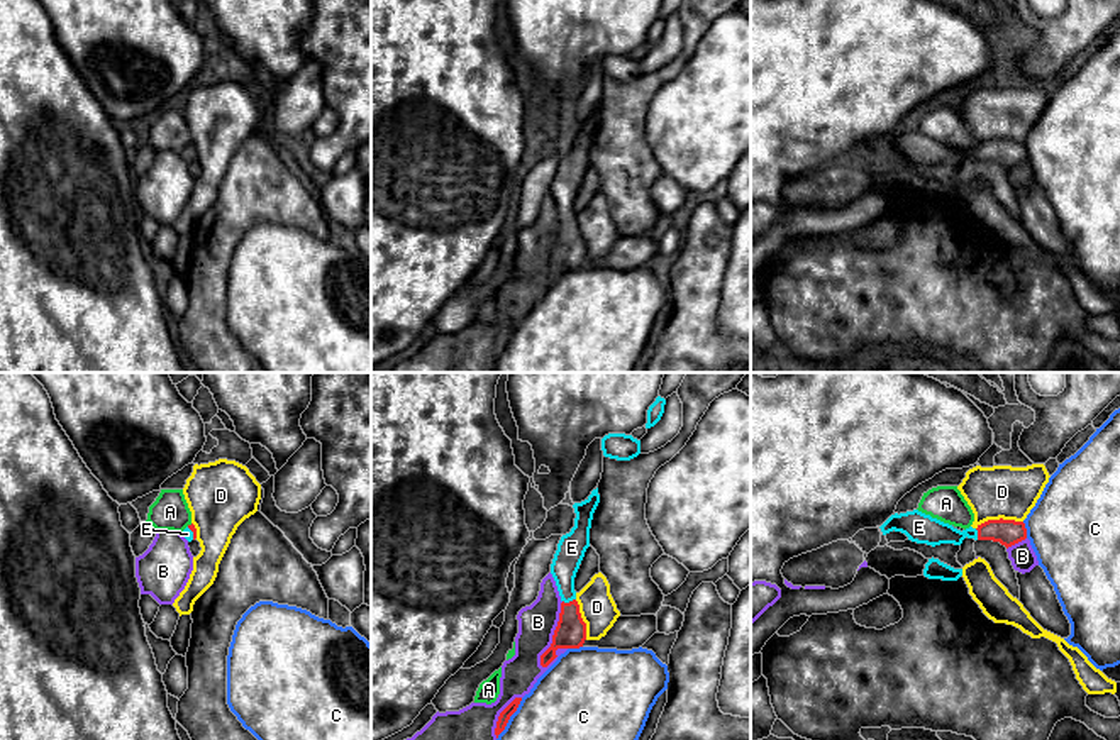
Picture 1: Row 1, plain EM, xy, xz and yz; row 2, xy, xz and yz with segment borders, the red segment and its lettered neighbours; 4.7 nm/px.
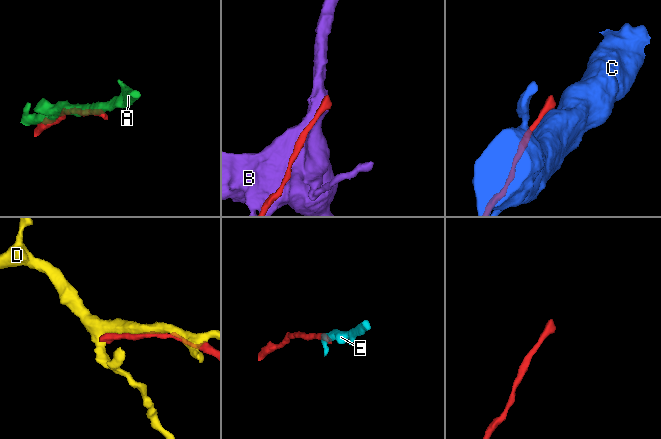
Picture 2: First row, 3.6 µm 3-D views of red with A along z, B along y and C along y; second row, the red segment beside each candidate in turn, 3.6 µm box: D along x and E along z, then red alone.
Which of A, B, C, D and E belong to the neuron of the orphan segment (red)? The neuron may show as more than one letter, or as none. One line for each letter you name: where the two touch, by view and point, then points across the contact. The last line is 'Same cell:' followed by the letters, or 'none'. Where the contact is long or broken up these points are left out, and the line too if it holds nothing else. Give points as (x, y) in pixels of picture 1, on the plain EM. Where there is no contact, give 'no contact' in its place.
E: contact xz (570, 222); way xz (571, 251), (570, 222), (566, 180), (571, 170)
Same cell: E

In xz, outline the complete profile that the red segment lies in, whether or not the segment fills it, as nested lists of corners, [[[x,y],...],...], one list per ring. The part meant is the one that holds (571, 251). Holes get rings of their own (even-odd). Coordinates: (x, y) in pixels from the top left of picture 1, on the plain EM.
[[[598,108],[581,122],[574,124],[574,147],[563,156],[551,185],[551,195],[561,217],[559,242],[551,268],[541,276],[541,286],[547,288],[557,276],[557,269],[579,269],[586,261],[586,244],[576,222],[574,198],[590,168],[590,149],[593,134],[600,124]]]

